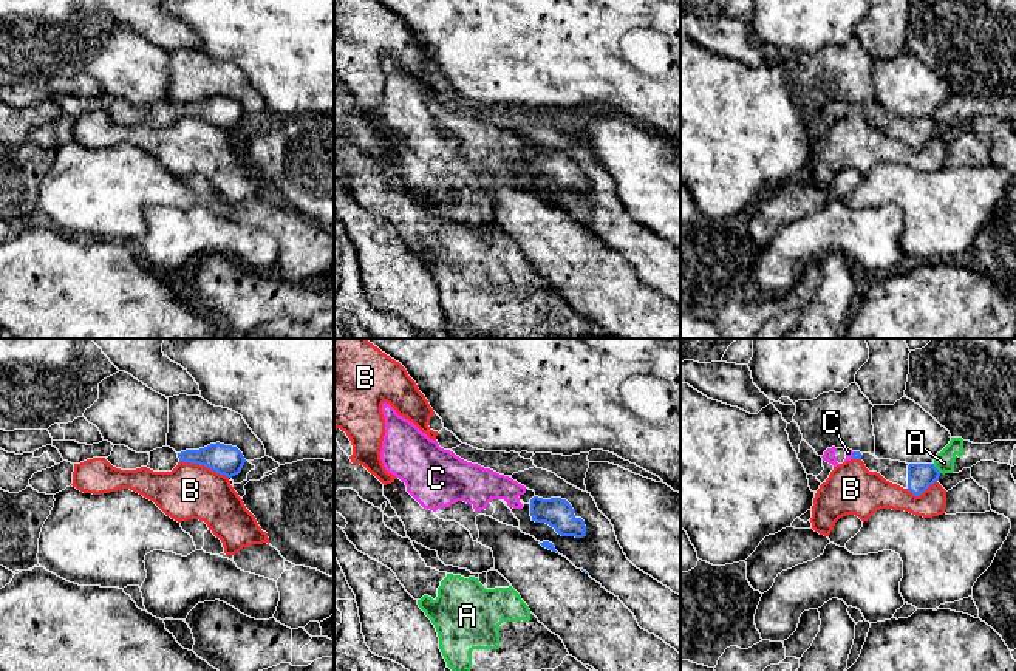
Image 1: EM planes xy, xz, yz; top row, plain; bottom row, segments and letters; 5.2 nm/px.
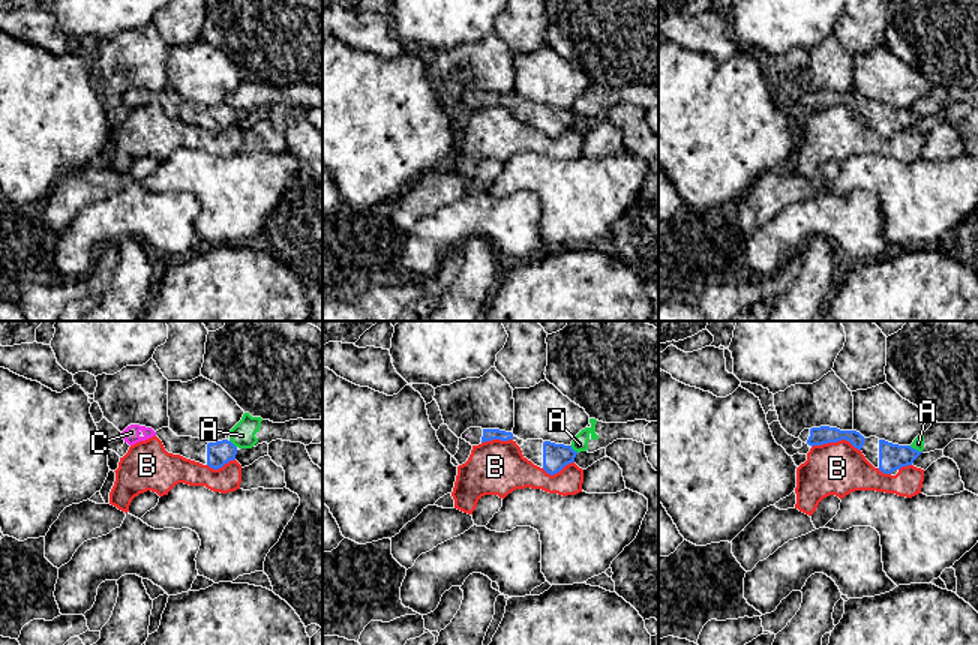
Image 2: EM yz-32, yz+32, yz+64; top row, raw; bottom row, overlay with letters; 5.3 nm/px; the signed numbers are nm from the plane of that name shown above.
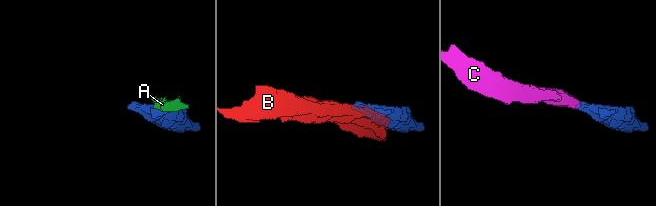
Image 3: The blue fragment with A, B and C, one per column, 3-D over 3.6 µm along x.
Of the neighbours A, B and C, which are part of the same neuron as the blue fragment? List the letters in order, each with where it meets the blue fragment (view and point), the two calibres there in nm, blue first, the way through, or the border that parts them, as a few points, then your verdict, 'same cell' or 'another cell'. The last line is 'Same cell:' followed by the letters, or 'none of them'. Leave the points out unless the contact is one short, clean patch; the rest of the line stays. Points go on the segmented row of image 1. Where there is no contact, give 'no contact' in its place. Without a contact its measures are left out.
A: contact yz (936, 469); calibres 140 and 100 nm; border yz (933, 464), (940, 472); another cell
B: contact xy (204, 466); calibres 160 and 280 nm; another cell
C: contact yz (852, 455); calibres 50 and 30 nm; way yz (855, 455), (852, 455), (848, 452); same cell
Same cell: C

